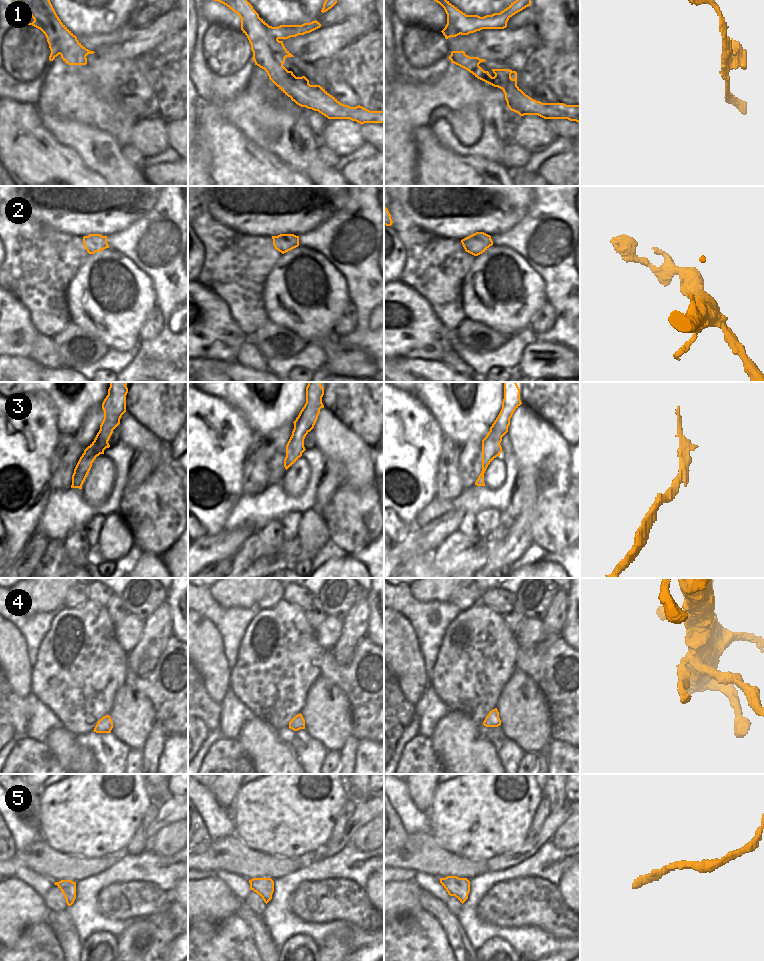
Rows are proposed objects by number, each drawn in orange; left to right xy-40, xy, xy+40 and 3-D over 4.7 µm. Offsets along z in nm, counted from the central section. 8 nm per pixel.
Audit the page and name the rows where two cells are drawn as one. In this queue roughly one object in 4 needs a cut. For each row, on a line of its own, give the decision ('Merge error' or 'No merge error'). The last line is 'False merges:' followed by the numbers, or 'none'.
1: Merge error
2: No merge error
3: No merge error
4: No merge error
5: Merge error
False merges: 1, 5

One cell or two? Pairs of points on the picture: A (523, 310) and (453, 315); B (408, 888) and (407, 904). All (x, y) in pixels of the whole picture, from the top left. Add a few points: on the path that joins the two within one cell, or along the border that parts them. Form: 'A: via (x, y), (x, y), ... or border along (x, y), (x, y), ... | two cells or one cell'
A: border along (460, 291), (460, 302), (465, 317) | two cells
B: via (407, 892), (407, 900) | one cell

